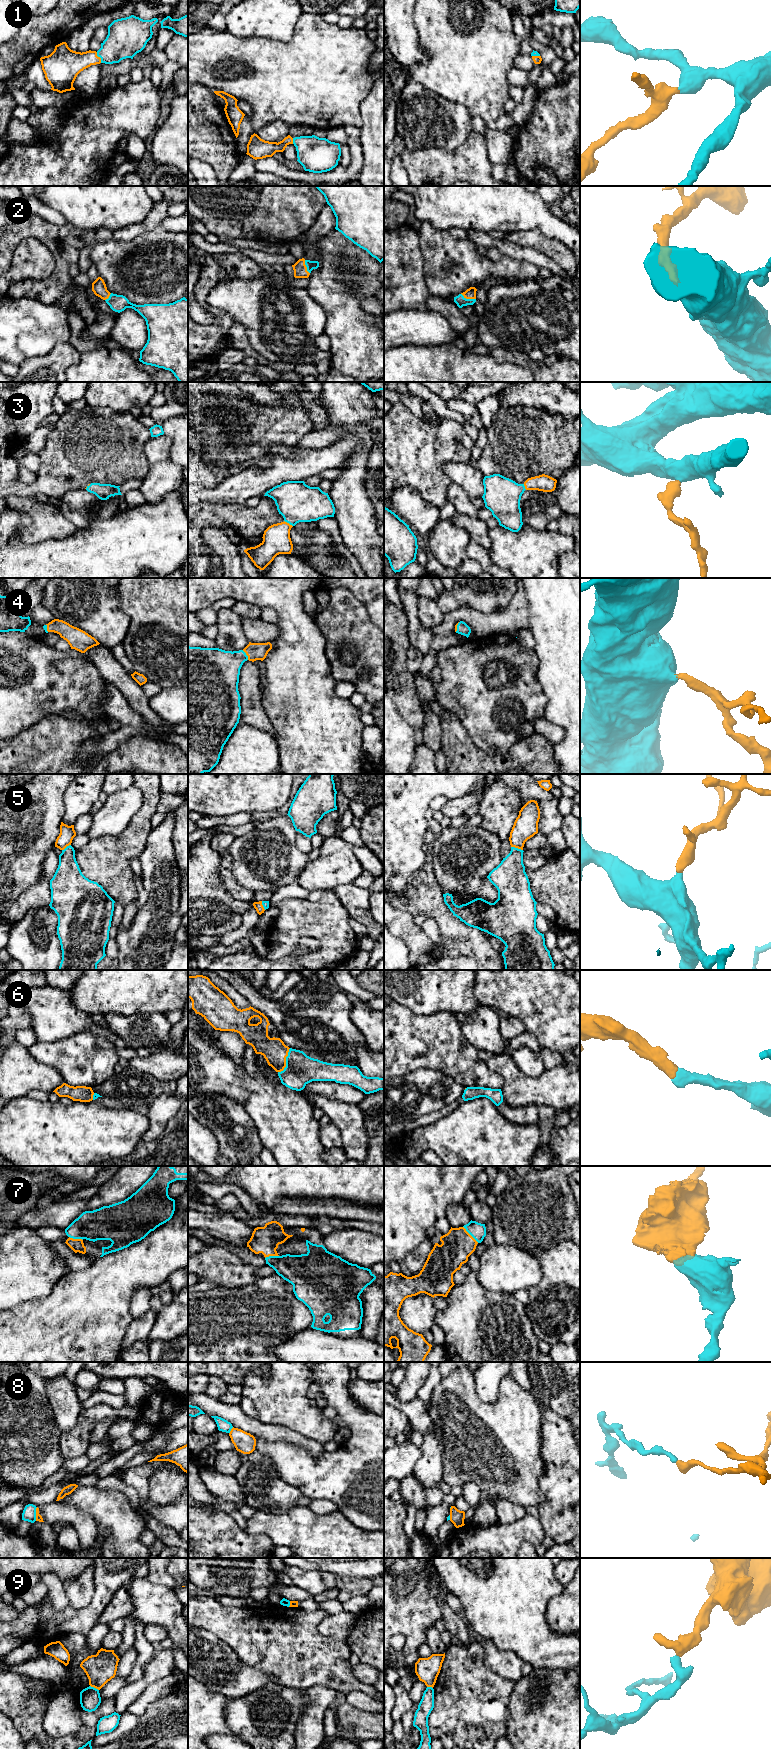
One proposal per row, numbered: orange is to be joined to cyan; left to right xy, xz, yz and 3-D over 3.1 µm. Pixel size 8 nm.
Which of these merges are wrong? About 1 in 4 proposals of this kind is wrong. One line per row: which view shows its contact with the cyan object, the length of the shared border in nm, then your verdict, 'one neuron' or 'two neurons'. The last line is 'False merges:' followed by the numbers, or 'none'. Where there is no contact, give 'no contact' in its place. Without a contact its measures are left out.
1: xy | 100 nm | one neuron
2: yz | 130 nm | one neuron
3: xz | 90 nm | one neuron
4: xz | 90 nm | one neuron
5: yz | 100 nm | one neuron
6: xz | 220 nm | one neuron
7: yz | 180 nm | one neuron
8: xy | 110 nm | two neurons
9: xy | 80 nm | two neurons
False merges: 8, 9

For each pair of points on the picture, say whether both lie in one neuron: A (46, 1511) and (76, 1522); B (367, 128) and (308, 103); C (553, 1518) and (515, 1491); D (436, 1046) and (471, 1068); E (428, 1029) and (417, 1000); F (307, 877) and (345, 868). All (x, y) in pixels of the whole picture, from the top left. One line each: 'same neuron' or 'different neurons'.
A: same neuron
B: different neurons
C: different neurons
D: same neuron
E: different neurons
F: same neuron

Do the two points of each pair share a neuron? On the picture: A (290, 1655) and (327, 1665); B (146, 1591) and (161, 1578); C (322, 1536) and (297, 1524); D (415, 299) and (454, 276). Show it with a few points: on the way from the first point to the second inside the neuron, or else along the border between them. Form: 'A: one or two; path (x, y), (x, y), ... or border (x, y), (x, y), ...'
A: one; path (299, 1661), (318, 1661)
B: two; border (145, 1577), (151, 1582), (163, 1584), (173, 1590)
C: one; path (316, 1536), (310, 1536), (303, 1530)
D: two; border (423, 268), (423, 278), (430, 294)

